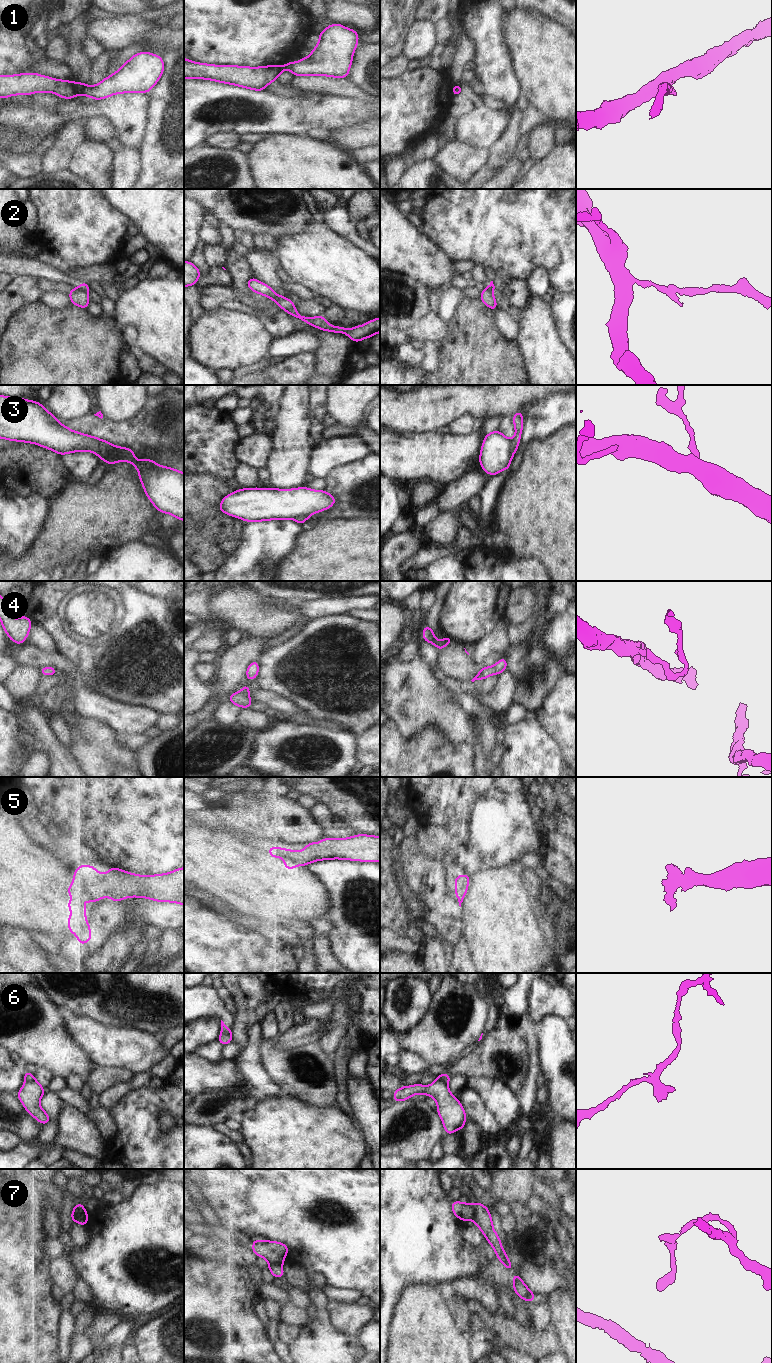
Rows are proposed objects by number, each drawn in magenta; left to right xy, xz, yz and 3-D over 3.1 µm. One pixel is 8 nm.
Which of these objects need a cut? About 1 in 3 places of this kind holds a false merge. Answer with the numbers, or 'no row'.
1, 2, 3, 6, 7

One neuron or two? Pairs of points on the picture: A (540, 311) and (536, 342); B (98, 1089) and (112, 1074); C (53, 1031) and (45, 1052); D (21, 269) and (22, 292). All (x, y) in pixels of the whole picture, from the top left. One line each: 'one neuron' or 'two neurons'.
A: one neuron
B: one neuron
C: one neuron
D: two neurons

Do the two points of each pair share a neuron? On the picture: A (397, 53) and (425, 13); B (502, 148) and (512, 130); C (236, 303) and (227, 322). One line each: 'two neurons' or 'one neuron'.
A: two neurons
B: one neuron
C: two neurons

